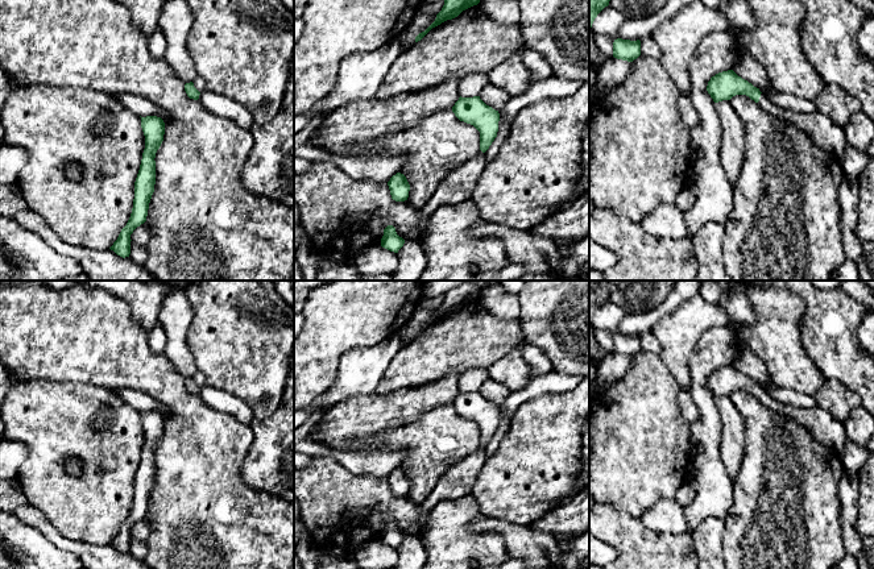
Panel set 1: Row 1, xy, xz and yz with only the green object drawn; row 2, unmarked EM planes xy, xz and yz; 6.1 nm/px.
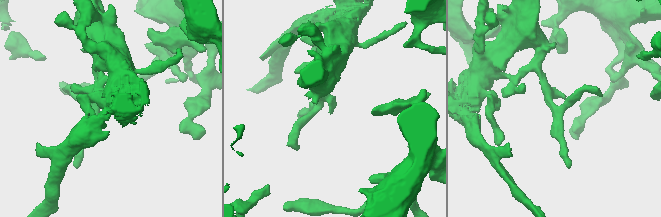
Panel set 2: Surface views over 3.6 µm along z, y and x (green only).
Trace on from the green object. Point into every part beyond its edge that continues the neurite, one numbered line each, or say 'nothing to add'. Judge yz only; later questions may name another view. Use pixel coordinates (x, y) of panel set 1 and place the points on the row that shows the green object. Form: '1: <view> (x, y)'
1: yz (825, 133)

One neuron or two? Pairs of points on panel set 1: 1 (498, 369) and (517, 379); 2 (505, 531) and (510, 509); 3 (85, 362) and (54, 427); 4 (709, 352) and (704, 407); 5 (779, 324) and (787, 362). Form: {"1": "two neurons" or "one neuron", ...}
{"1": "one neuron", "2": "two neurons", "3": "two neurons", "4": "one neuron", "5": "one neuron"}

